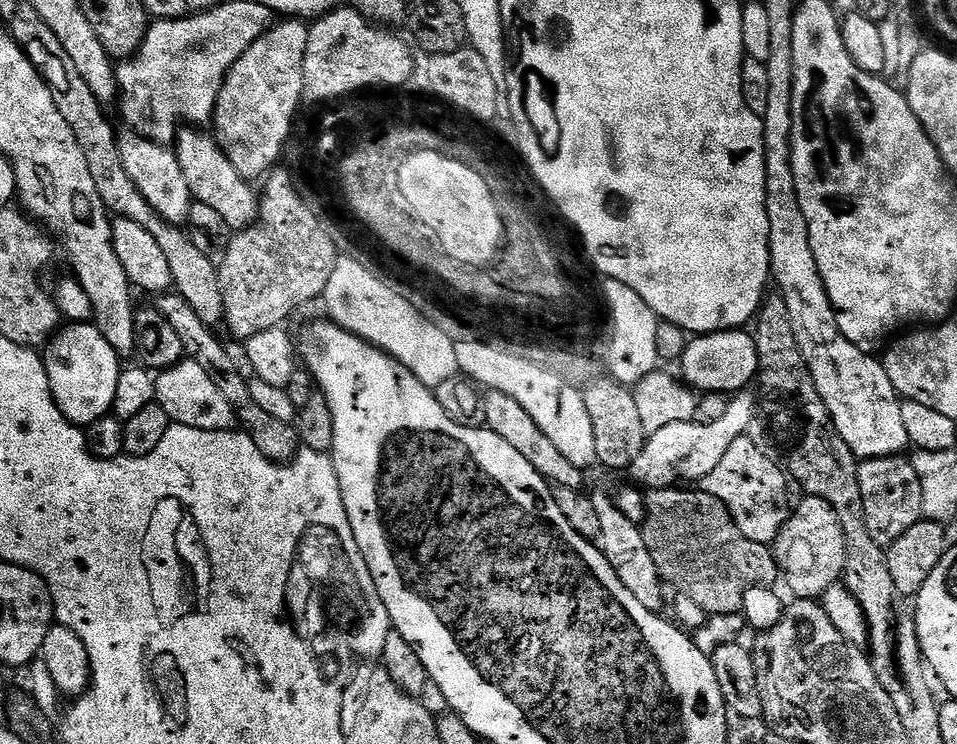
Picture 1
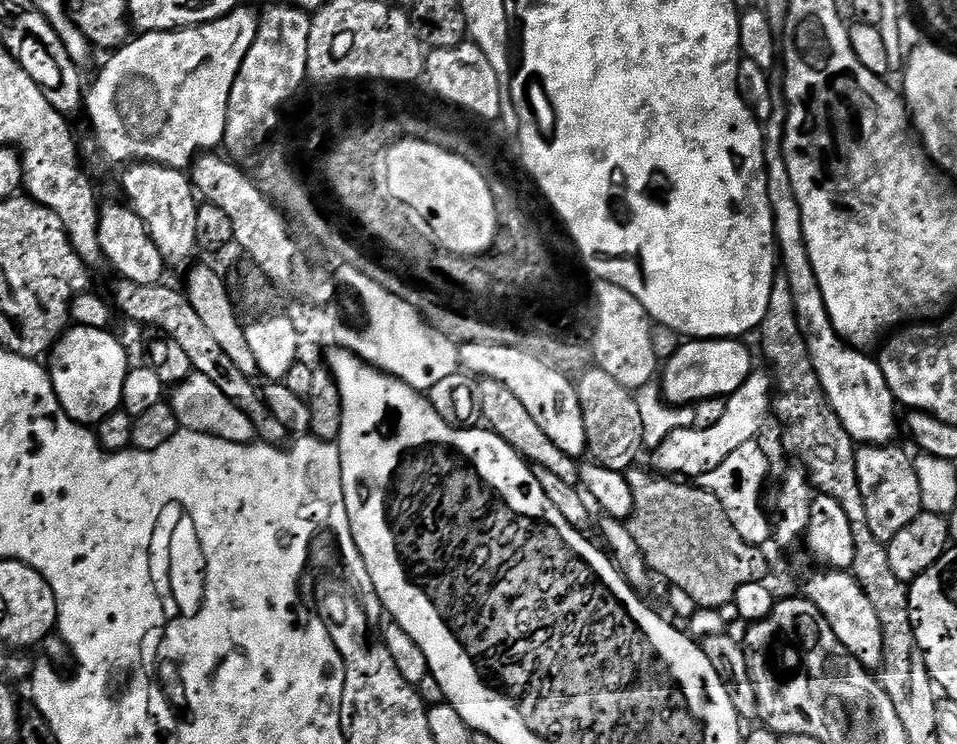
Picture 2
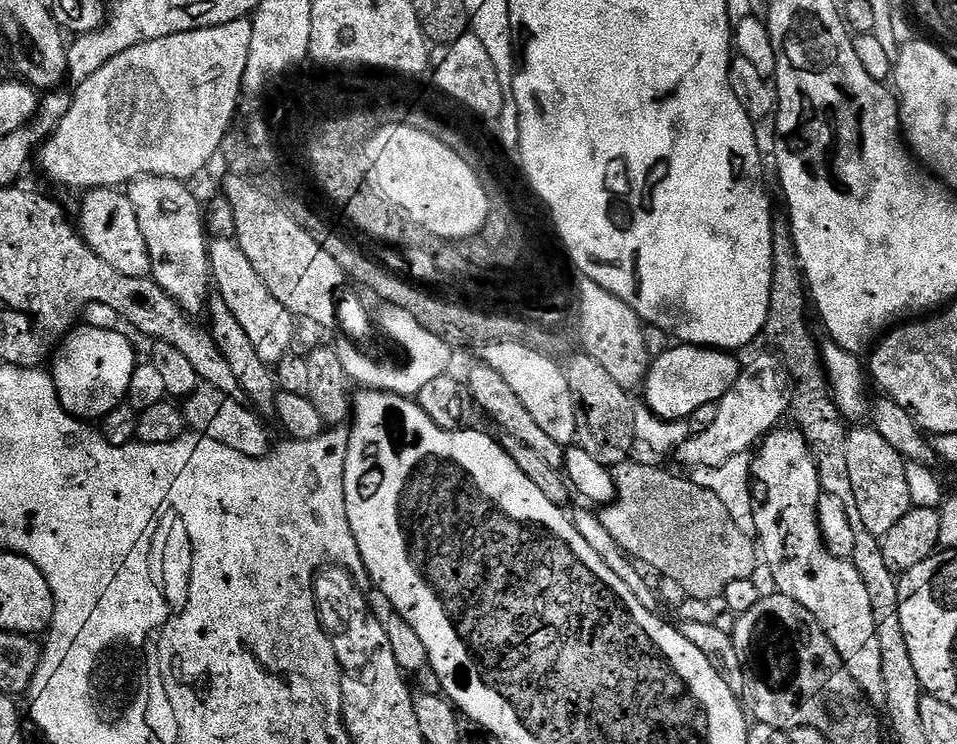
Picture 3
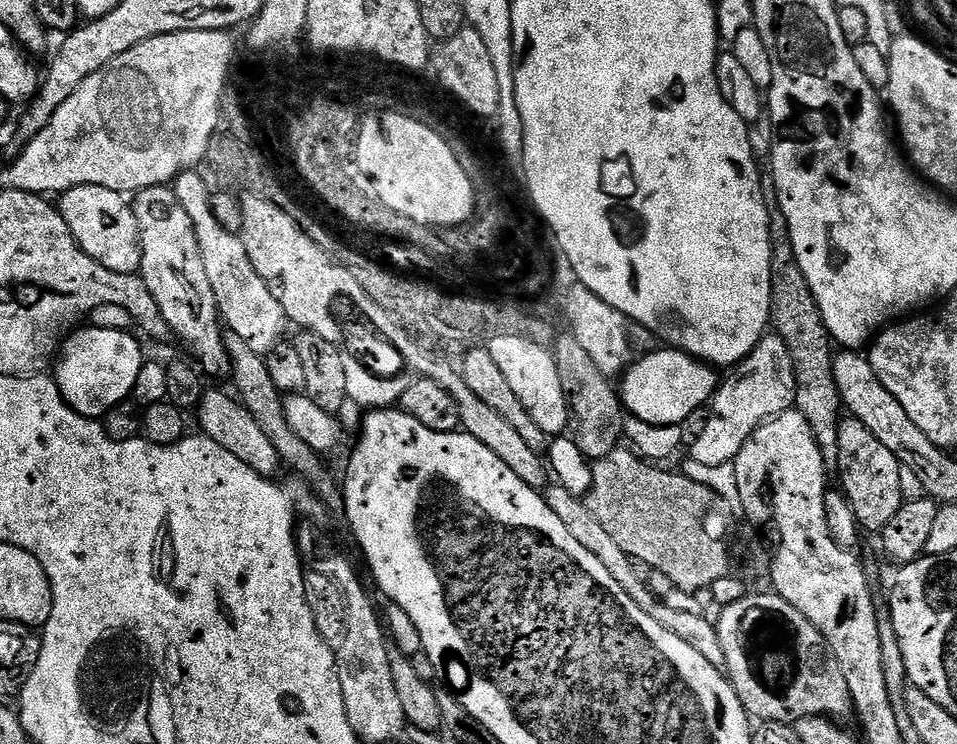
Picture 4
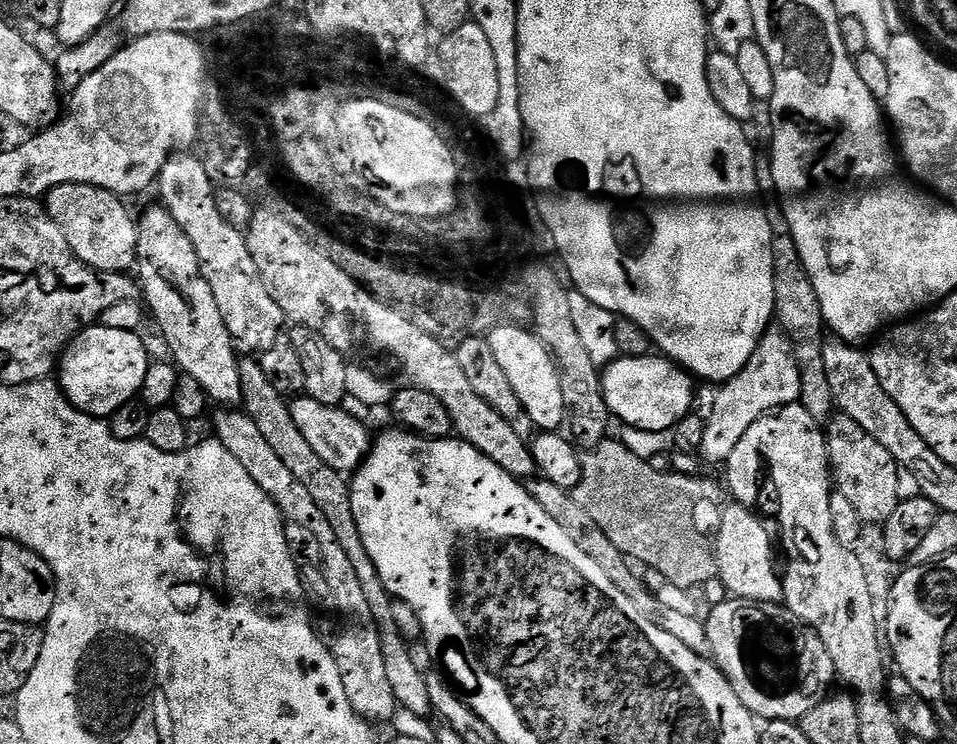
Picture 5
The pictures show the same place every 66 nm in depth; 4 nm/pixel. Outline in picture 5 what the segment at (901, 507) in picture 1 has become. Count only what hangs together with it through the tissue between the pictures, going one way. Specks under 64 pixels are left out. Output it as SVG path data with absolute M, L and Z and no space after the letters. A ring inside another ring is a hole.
M836 414L827 421L826 439L828 441L828 462L830 475L834 481L835 491L843 494L854 506L858 518L865 526L883 526L899 506L898 470L900 465L882 446L882 442L874 442L854 418Z

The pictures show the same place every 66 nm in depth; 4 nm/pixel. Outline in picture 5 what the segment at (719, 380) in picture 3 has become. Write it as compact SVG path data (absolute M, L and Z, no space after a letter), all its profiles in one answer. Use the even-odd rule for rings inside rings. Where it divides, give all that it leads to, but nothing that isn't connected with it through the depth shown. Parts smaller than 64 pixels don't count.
M649 354L642 358L620 356L603 369L600 381L609 413L615 419L617 416L621 420L621 425L628 425L640 431L671 432L680 419L693 411L692 403L696 400L697 385L693 377L663 354Z

